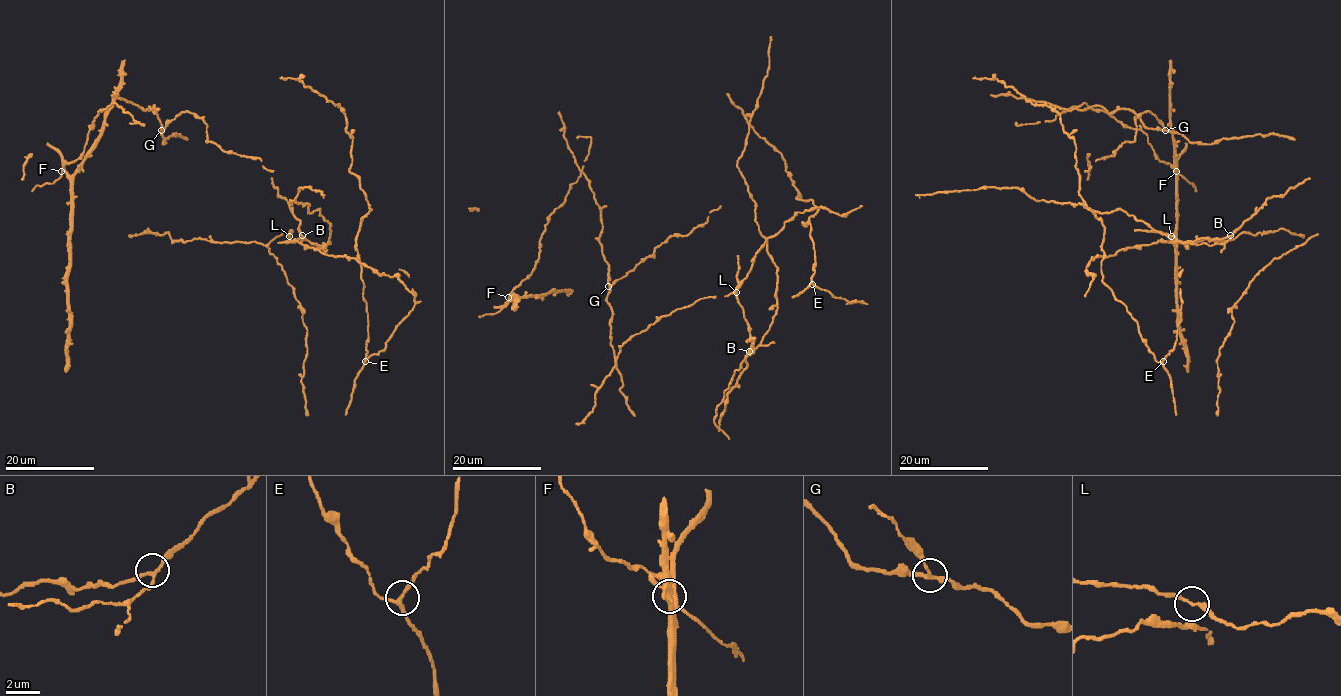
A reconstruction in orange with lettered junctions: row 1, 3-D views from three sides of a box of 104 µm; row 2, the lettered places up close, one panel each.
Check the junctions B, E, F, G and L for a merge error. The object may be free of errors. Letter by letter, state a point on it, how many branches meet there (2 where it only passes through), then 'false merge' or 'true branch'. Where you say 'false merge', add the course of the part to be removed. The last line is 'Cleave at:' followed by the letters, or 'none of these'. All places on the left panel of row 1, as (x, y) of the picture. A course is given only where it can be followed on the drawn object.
B: place (302, 235); branches 3; true branch
E: place (365, 361); branches 3; true branch
F: place (61, 171); branches 3; true branch
G: place (161, 130); branches 3; true branch
L: place (289, 236); branches 3; true branch
Cleave at: none of these

